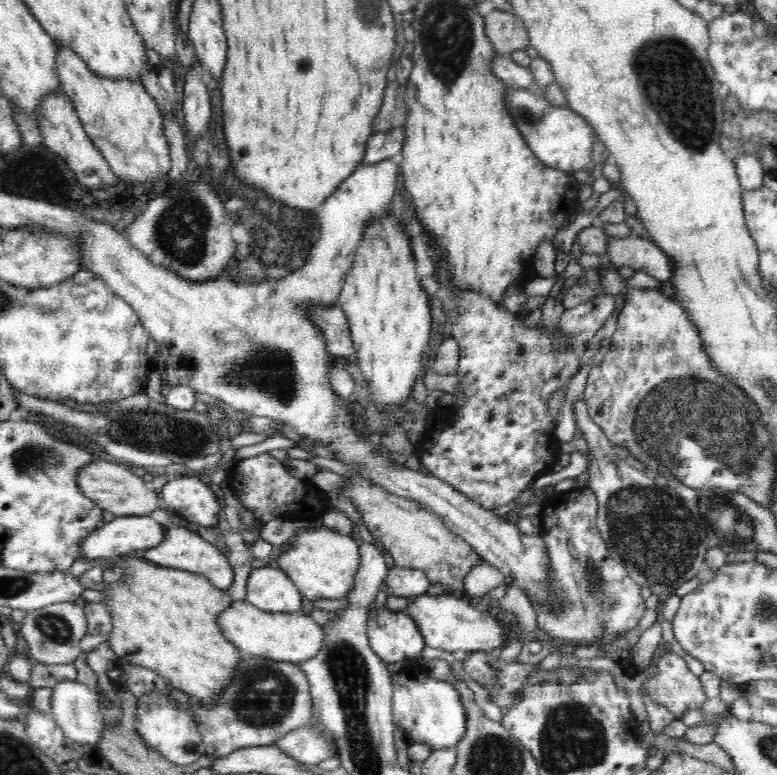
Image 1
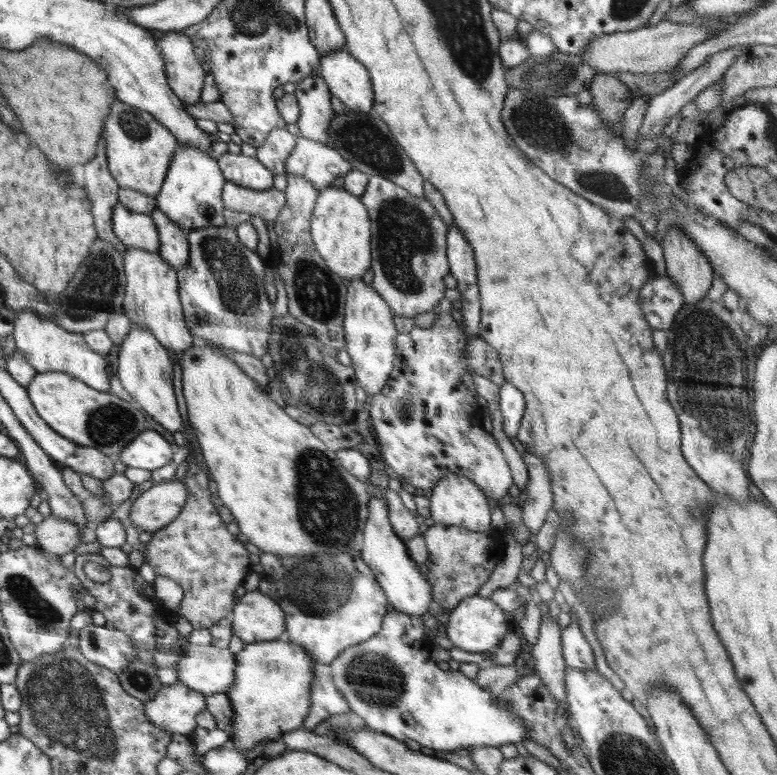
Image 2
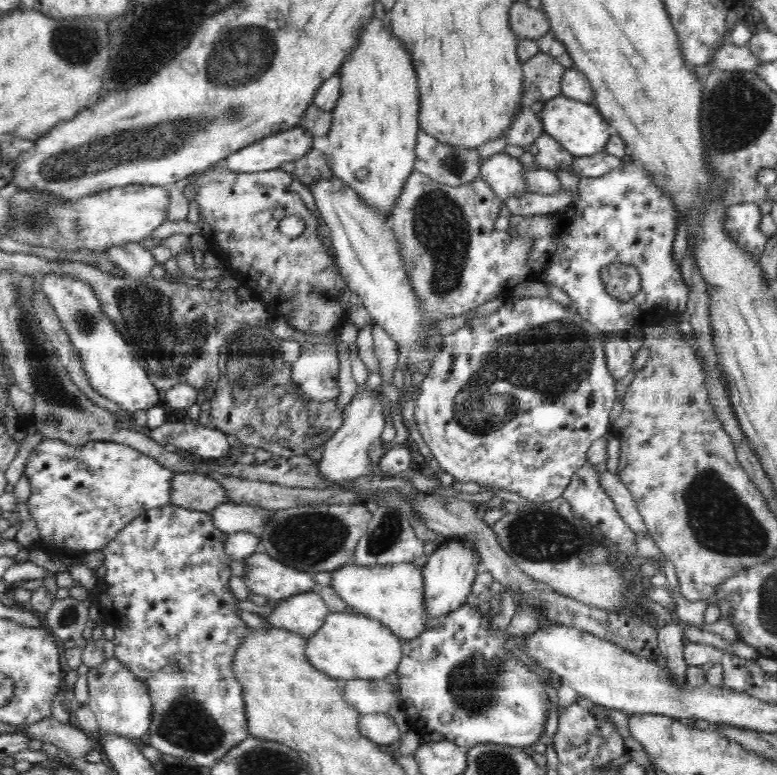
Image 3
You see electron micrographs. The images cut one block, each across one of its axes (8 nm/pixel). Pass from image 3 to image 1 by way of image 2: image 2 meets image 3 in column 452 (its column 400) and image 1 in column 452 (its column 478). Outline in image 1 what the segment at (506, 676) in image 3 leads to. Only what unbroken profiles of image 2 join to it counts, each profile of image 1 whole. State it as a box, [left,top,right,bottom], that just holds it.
[392,670,466,750]

